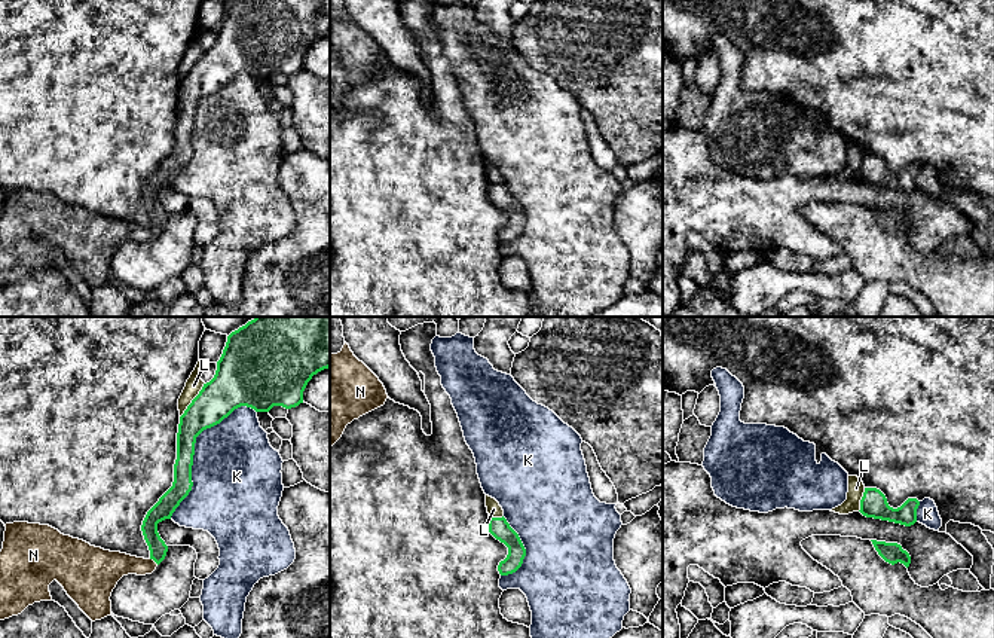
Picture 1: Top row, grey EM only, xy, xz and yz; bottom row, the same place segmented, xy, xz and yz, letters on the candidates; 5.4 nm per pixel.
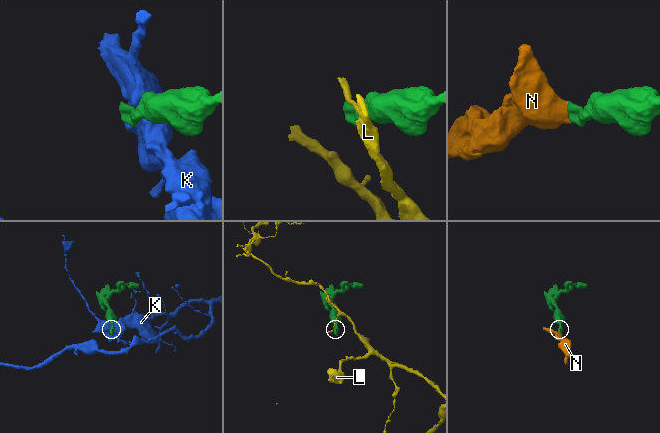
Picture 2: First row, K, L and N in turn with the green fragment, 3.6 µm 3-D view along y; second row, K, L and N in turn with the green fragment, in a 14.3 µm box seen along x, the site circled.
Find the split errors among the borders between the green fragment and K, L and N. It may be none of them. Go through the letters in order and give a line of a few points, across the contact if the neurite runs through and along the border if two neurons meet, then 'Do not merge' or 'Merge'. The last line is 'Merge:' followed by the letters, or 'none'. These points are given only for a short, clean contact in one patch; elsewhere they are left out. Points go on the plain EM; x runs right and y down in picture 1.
K: Do not merge
L: Do not merge
N: Line: xy (158, 216), (153, 226), (147, 232), (109, 234). Merge
Merge: N

